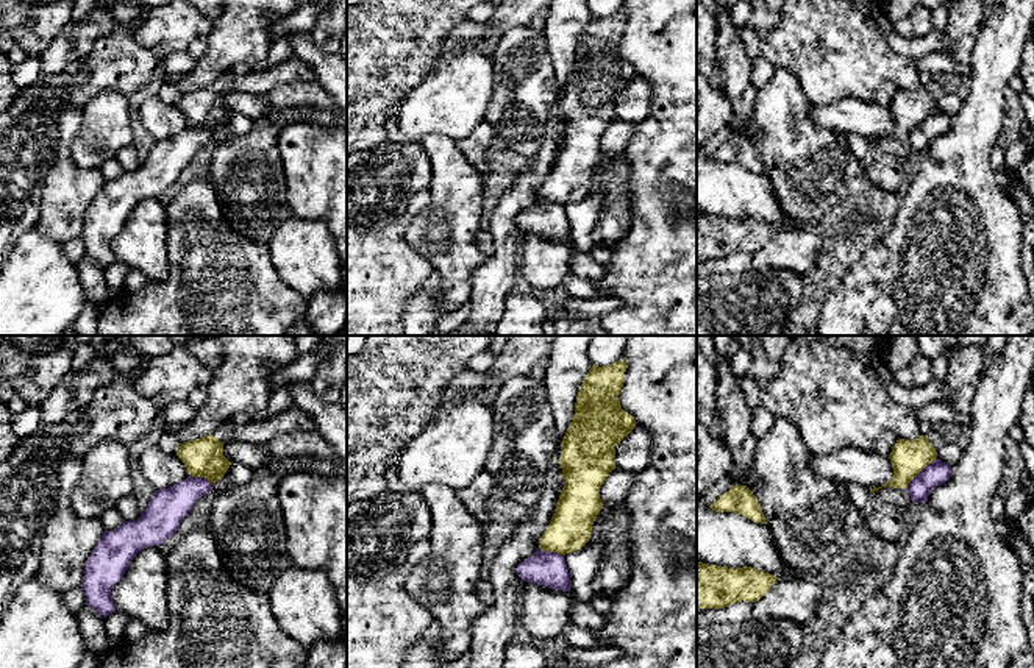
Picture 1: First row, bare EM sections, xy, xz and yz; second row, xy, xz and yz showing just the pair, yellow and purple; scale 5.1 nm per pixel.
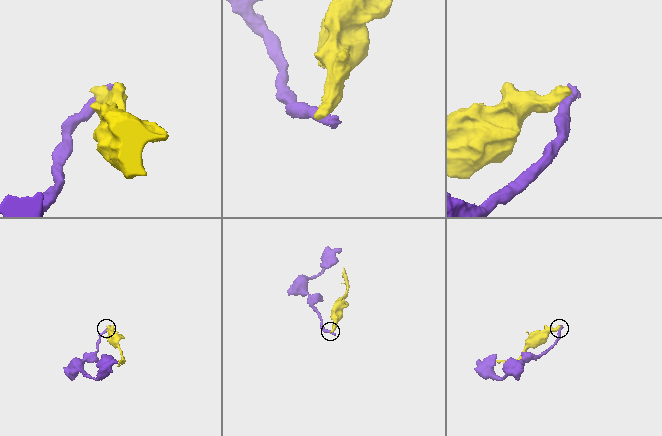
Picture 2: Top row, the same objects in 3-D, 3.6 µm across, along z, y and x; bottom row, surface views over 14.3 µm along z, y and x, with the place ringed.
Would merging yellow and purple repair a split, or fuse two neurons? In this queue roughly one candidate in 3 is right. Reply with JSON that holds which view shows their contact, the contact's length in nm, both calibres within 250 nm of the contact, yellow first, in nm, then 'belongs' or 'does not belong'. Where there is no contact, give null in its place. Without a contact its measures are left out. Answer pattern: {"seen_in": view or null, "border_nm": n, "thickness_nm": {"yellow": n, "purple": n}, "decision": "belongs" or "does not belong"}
{"seen_in": "yz", "border_nm": 220, "thickness_nm": {"yellow": 180, "purple": 120}, "decision": "does not belong"}

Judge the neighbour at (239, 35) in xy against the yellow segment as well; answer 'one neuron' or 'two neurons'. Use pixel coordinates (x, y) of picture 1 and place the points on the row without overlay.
two neurons

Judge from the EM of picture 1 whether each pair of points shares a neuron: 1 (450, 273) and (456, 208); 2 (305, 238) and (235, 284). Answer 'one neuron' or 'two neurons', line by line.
1: one neuron
2: two neurons

